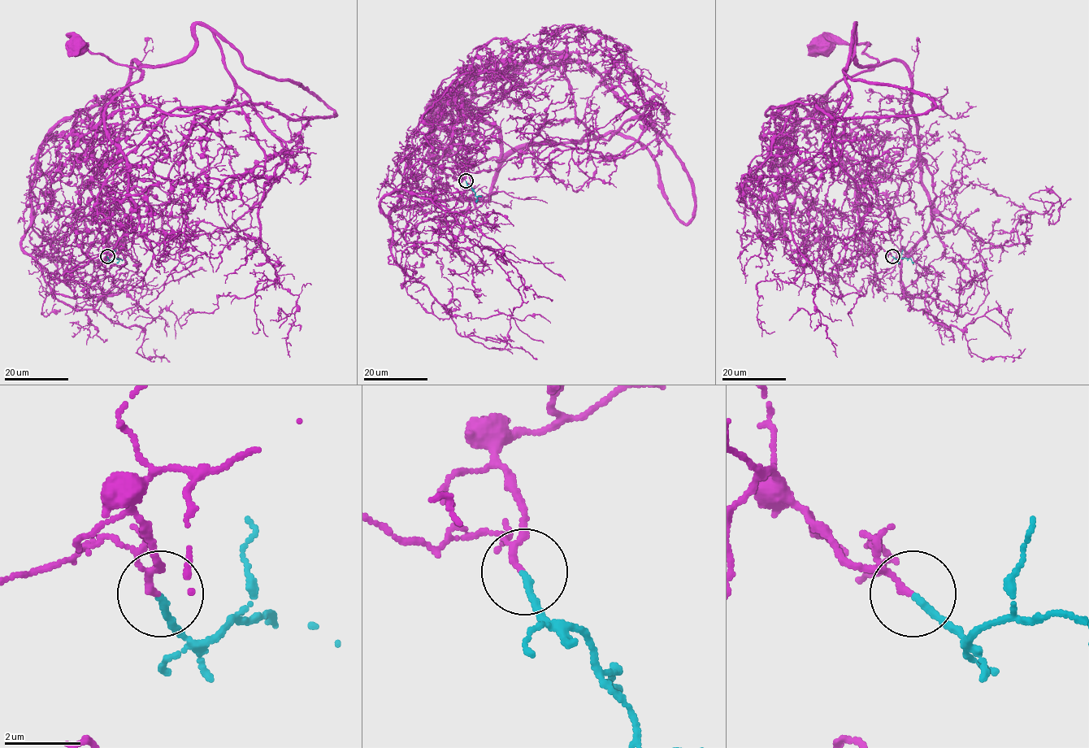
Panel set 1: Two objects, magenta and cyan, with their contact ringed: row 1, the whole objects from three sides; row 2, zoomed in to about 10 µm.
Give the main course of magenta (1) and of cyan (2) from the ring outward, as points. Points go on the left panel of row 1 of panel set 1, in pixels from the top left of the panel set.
1: (106, 256), (107, 245), (110, 265), (125, 264), (91, 190), (93, 137), (141, 71), (77, 45)
2: (106, 256), (110, 260), (118, 258), (117, 263)

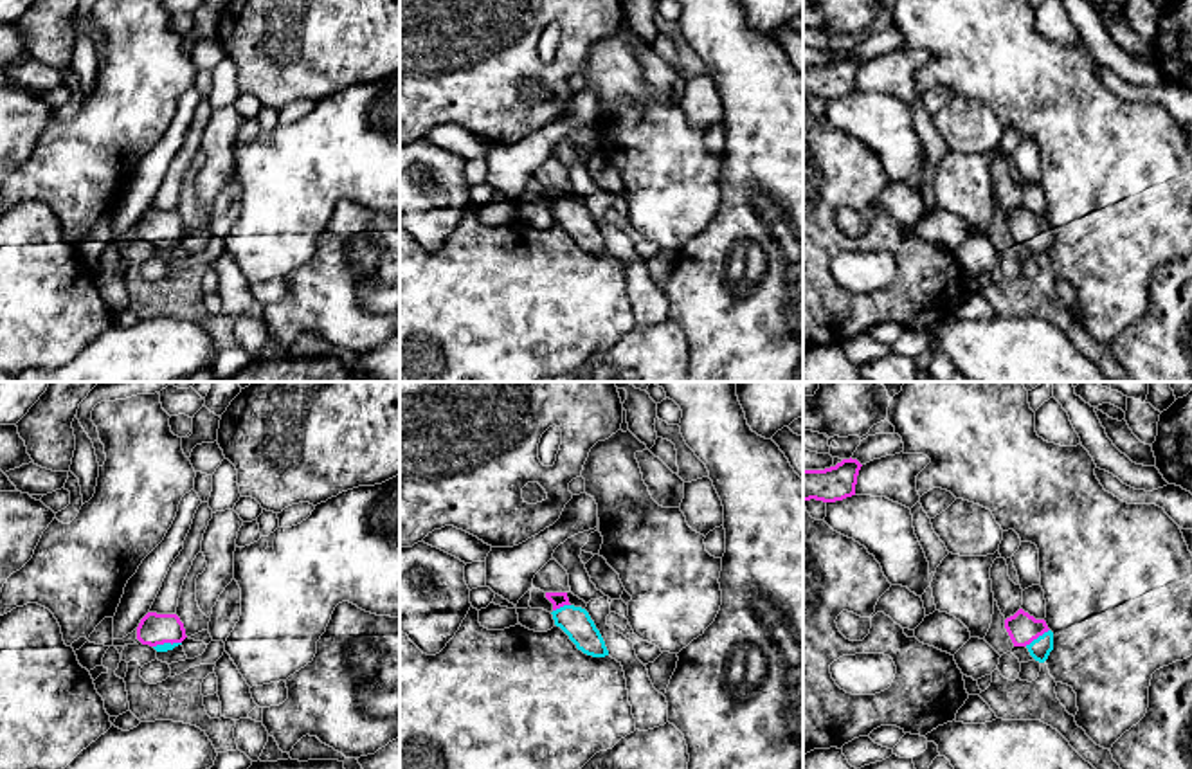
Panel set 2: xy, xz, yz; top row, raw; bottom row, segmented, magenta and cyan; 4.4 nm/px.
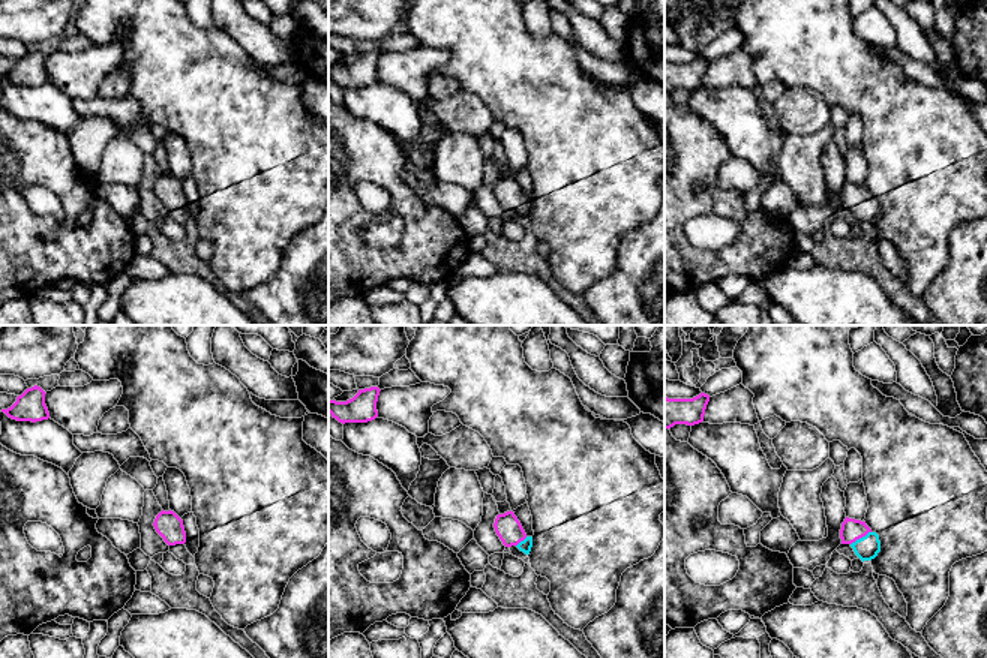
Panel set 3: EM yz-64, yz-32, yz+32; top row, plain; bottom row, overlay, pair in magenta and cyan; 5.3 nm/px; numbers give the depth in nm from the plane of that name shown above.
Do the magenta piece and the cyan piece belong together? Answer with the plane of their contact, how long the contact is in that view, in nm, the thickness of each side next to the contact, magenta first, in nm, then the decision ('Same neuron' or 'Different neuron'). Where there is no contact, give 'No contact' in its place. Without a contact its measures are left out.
Touches magenta in yz. Shared border 130 nm. Thickness 140 nm (magenta) against 100 nm. Same neuron

